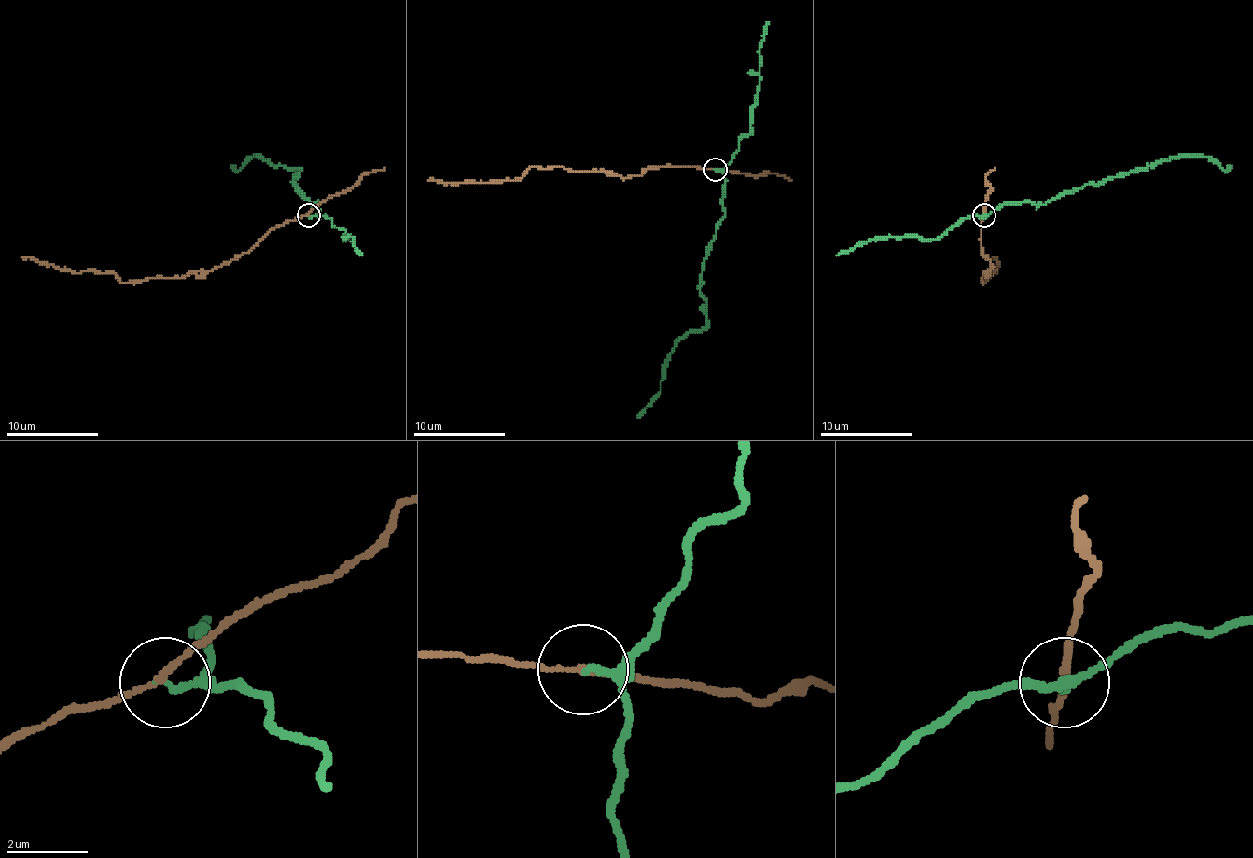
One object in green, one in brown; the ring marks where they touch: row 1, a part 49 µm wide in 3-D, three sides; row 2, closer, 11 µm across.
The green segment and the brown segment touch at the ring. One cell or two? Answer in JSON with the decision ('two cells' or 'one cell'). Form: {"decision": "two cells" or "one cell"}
{"decision": "two cells"}

